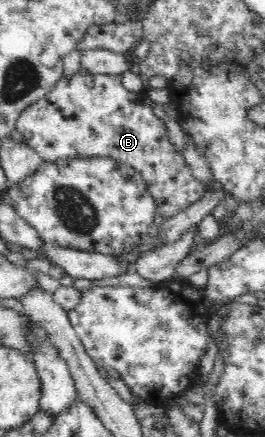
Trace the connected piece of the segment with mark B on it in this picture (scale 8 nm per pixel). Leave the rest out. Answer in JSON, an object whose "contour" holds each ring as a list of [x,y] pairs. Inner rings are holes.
{"contour":[[[77,72],[70,77],[61,77],[45,98],[29,106],[28,110],[20,115],[16,129],[23,136],[25,144],[33,148],[44,161],[103,158],[129,166],[141,175],[146,193],[155,201],[156,214],[163,220],[170,219],[199,202],[206,190],[204,184],[193,177],[183,155],[172,144],[166,122],[155,116],[155,106],[145,93],[125,89],[121,84],[121,75],[80,75]]]}

